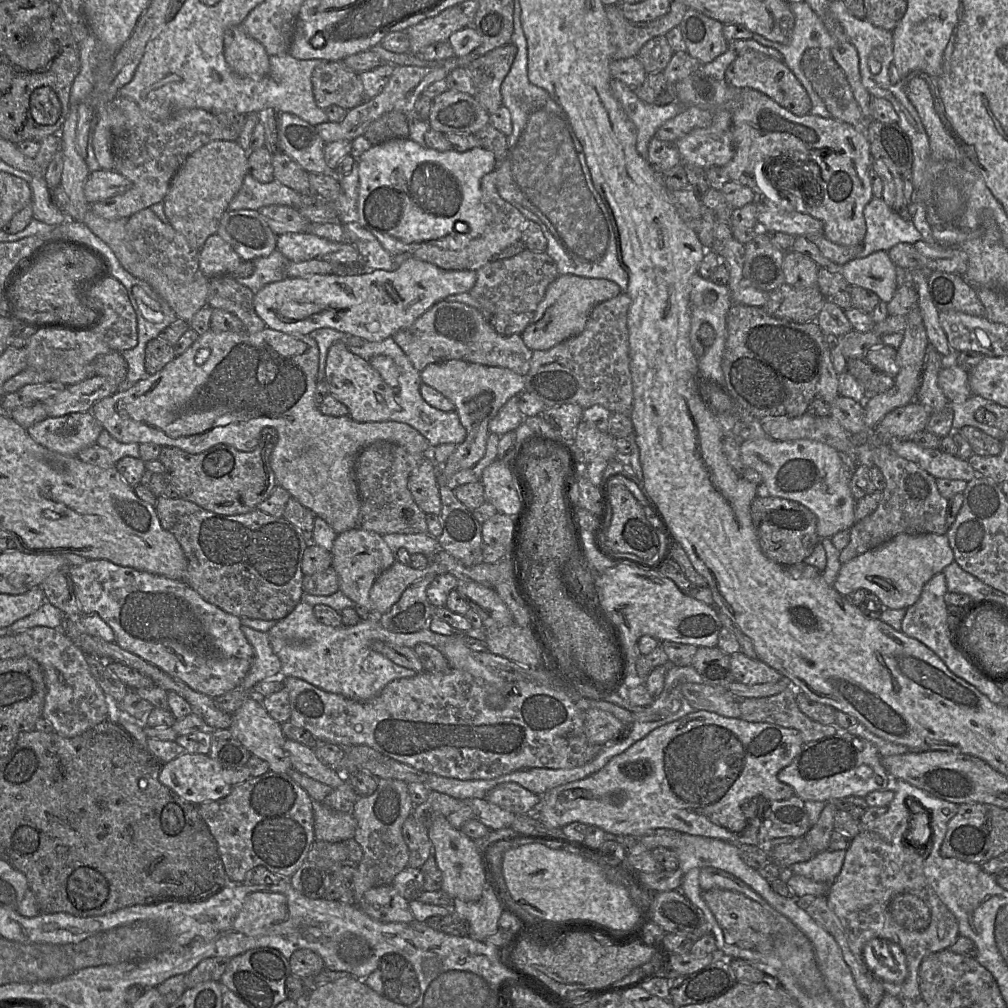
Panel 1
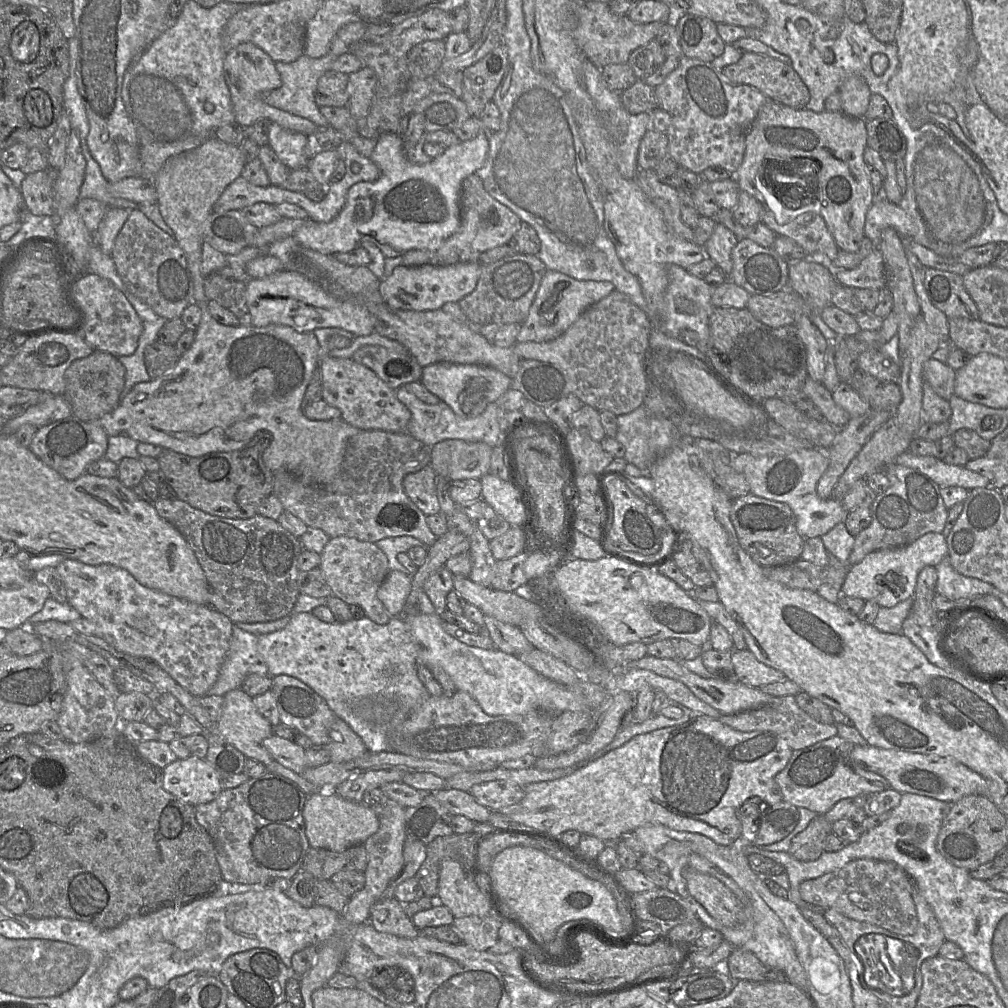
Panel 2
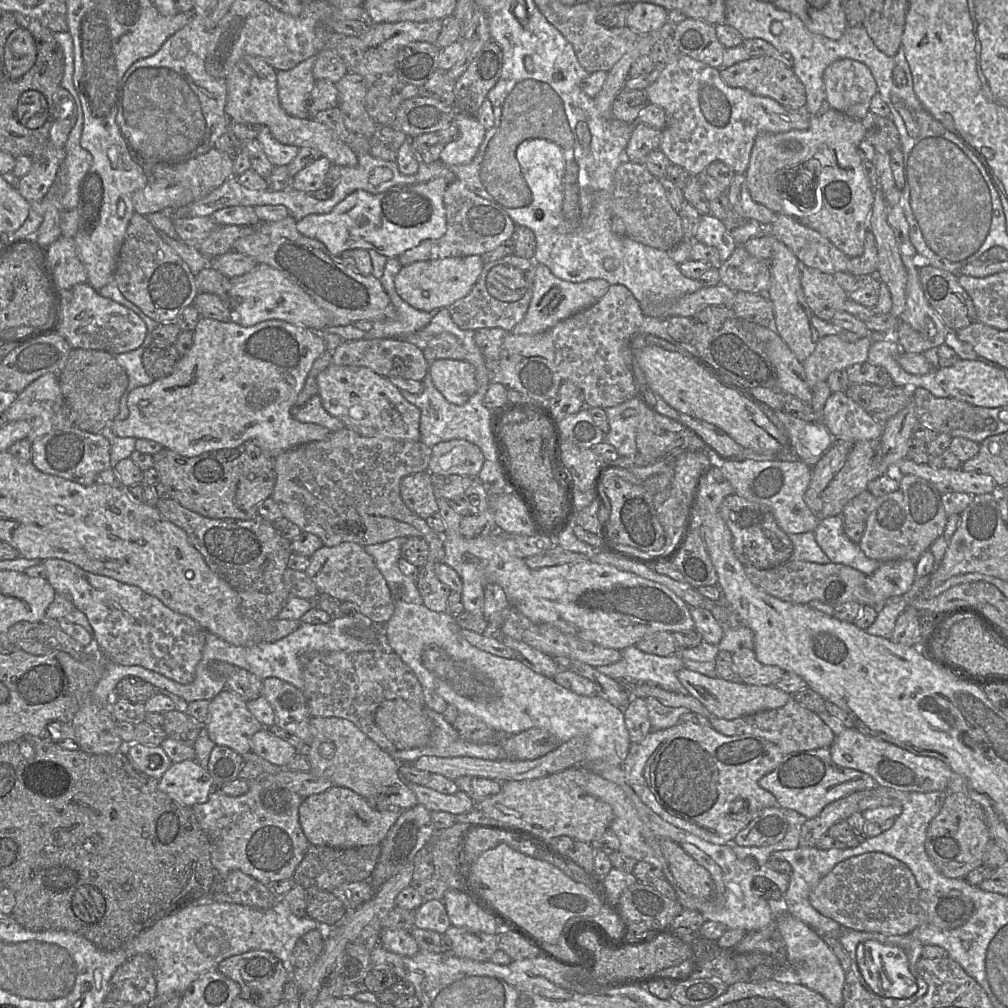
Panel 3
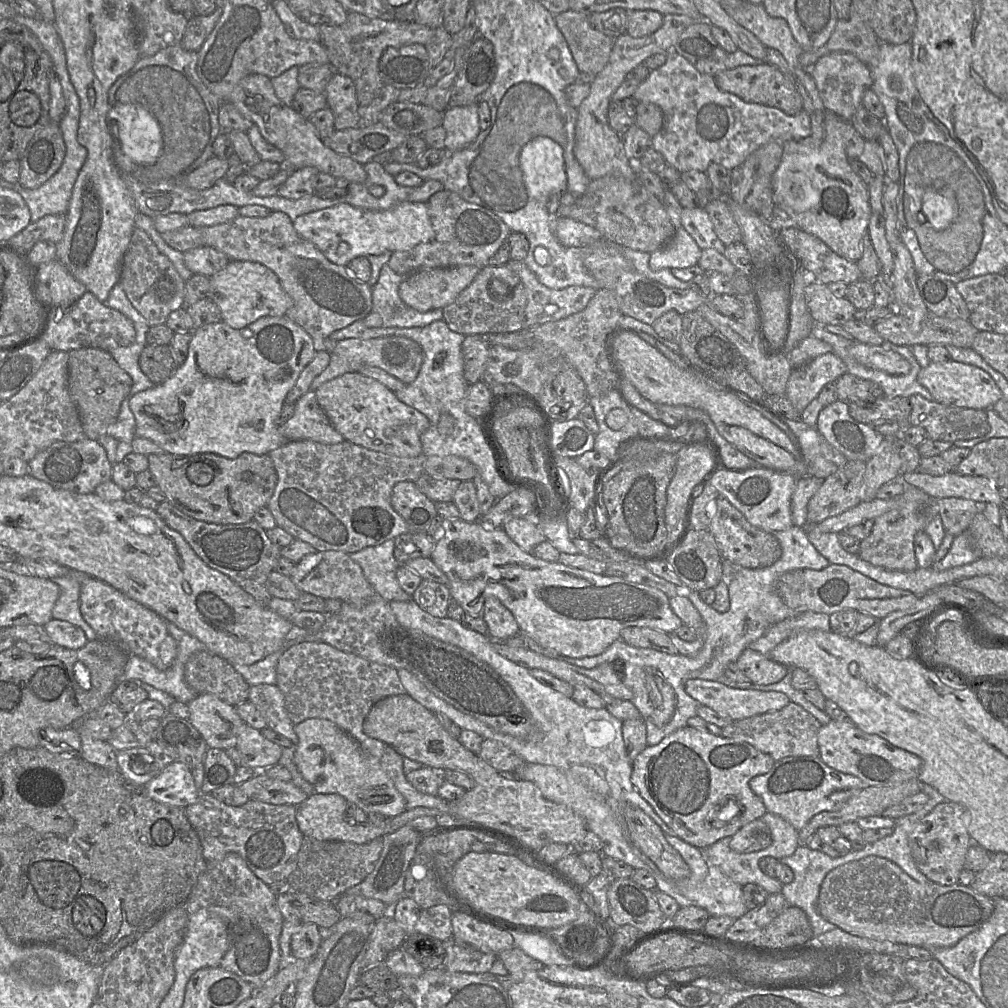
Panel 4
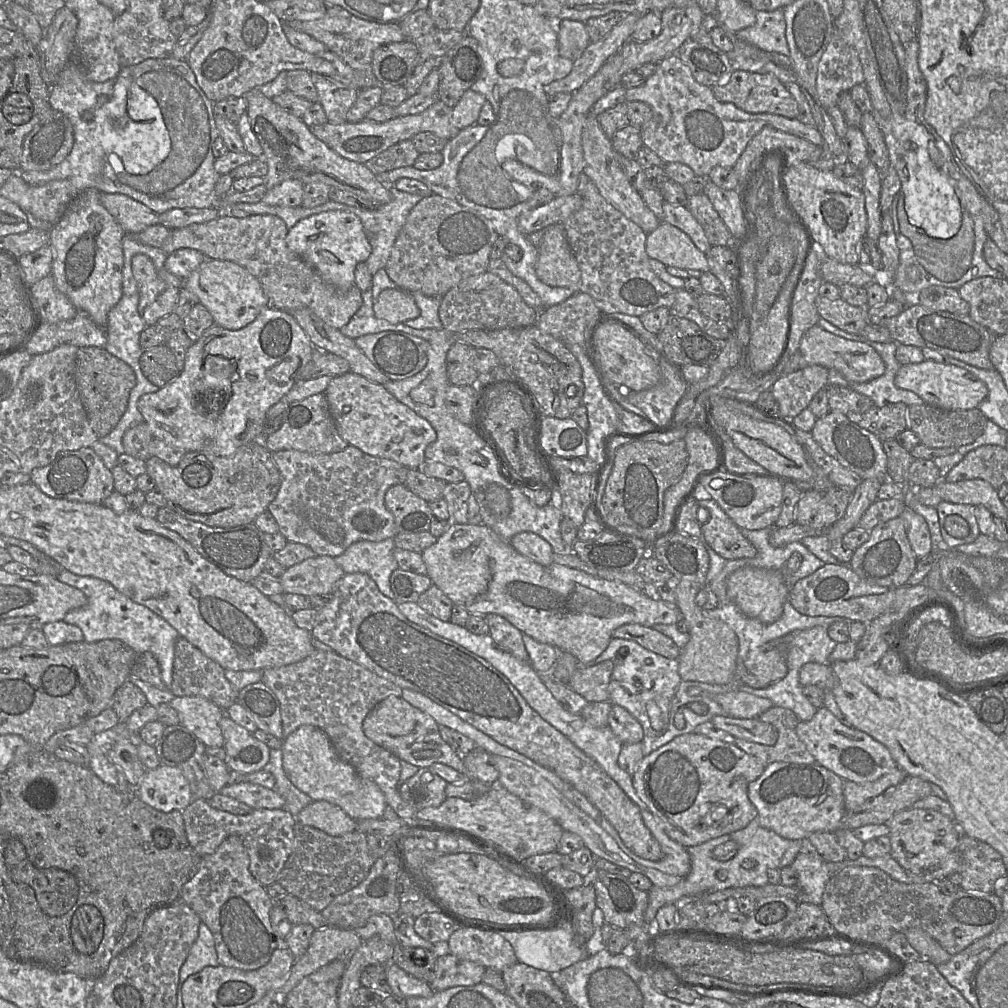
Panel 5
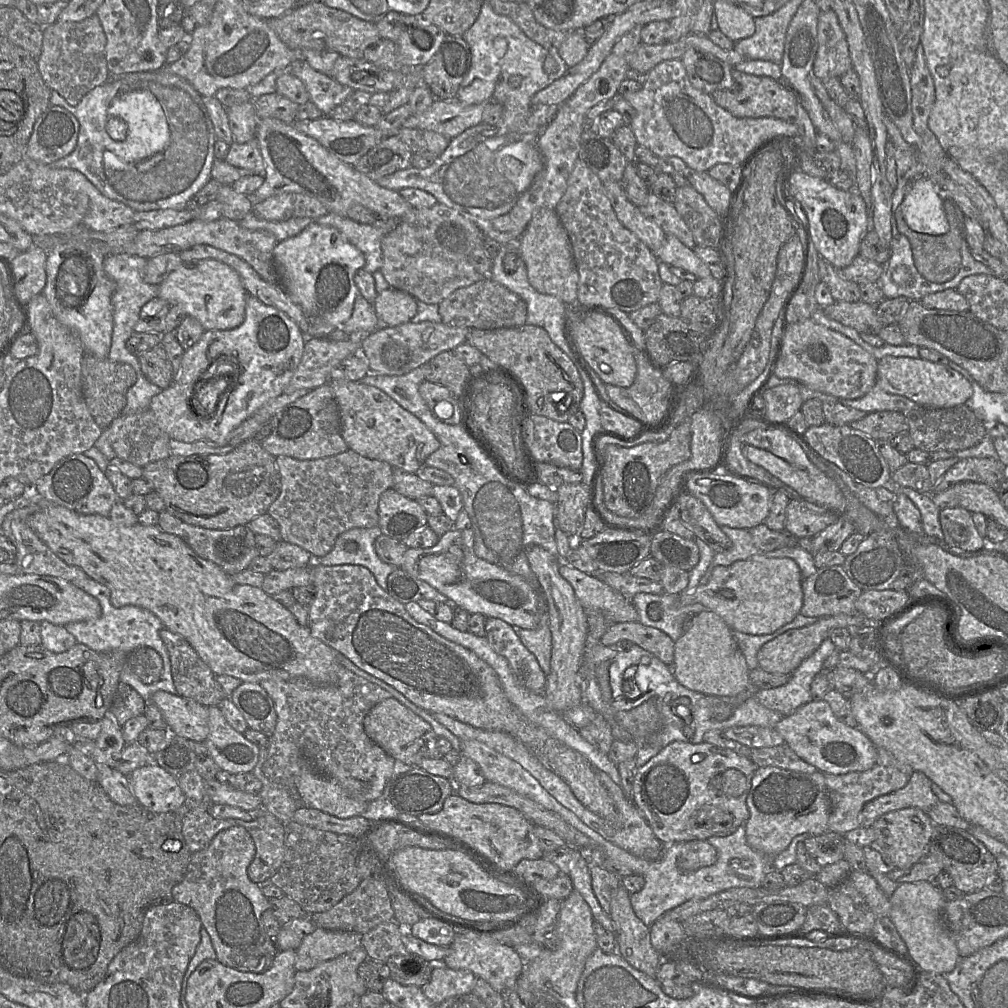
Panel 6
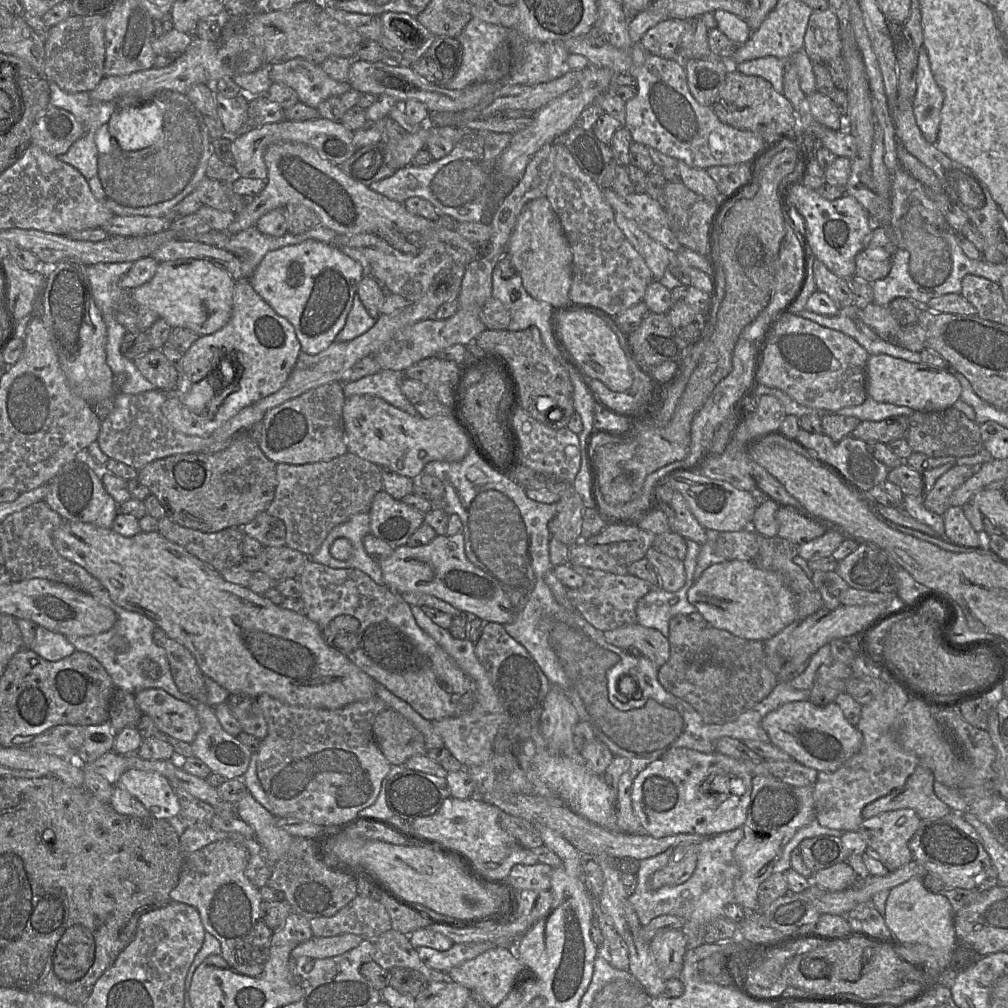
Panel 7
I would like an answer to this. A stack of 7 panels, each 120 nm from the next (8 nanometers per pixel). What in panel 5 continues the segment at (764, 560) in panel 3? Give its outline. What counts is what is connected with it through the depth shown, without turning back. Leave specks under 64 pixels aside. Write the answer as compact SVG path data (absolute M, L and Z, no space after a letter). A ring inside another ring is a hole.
M706 497L698 503L710 513L709 521L702 525L702 536L711 549L727 560L754 558L757 555L756 548L714 499Z

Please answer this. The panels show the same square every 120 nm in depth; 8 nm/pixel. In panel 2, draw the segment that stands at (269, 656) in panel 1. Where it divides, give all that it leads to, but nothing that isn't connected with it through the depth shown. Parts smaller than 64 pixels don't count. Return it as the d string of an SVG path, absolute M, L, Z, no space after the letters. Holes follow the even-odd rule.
M233 625L230 647L221 665L218 678L206 696L223 696L240 689L250 674L268 676L268 666L258 652L258 636Z

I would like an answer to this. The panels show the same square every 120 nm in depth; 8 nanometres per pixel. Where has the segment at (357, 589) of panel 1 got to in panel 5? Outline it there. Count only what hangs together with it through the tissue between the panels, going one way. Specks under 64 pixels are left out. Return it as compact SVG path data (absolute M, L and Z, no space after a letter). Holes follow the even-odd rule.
M314 556L287 568L279 577L285 594L331 594L345 572L331 556Z

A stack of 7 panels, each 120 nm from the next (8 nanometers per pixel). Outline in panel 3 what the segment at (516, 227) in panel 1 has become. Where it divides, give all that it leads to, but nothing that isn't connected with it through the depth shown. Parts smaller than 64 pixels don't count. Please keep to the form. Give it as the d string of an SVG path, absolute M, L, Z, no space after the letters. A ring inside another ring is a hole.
M455 179L447 186L443 195L443 204L446 213L445 234L439 239L425 240L402 253L398 257L401 266L420 261L481 256L510 239L516 228L516 224L503 209L472 192L459 179Z

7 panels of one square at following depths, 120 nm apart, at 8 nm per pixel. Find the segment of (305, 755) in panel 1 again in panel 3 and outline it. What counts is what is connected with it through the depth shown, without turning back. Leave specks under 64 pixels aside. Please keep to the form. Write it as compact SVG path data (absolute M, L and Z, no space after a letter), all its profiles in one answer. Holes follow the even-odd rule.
M262 729L252 736L251 751L281 768L285 768L297 753L295 747L267 729Z

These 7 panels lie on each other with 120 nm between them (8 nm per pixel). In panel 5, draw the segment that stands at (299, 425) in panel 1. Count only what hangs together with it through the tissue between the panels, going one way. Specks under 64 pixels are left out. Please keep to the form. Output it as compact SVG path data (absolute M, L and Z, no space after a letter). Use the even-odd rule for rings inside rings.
M272 306L265 307L256 319L239 330L213 325L189 347L184 368L176 379L158 391L142 395L138 408L154 438L185 451L207 451L228 457L240 447L261 441L267 411L299 381L300 372L316 349L293 316Z

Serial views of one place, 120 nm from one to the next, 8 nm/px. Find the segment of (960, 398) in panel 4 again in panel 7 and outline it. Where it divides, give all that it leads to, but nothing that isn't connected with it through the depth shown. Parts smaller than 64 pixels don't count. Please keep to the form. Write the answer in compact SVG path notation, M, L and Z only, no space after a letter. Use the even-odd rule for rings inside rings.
M886 354L870 355L866 366L867 395L877 402L906 406L916 412L943 411L960 399L961 385L947 368L911 363Z

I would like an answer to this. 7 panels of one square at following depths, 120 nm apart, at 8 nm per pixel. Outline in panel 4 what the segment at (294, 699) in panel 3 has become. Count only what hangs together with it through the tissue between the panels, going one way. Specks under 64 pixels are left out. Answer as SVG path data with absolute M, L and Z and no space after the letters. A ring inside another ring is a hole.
M257 684L249 689L248 701L251 702L266 721L267 727L298 744L286 707L285 698L277 685Z

